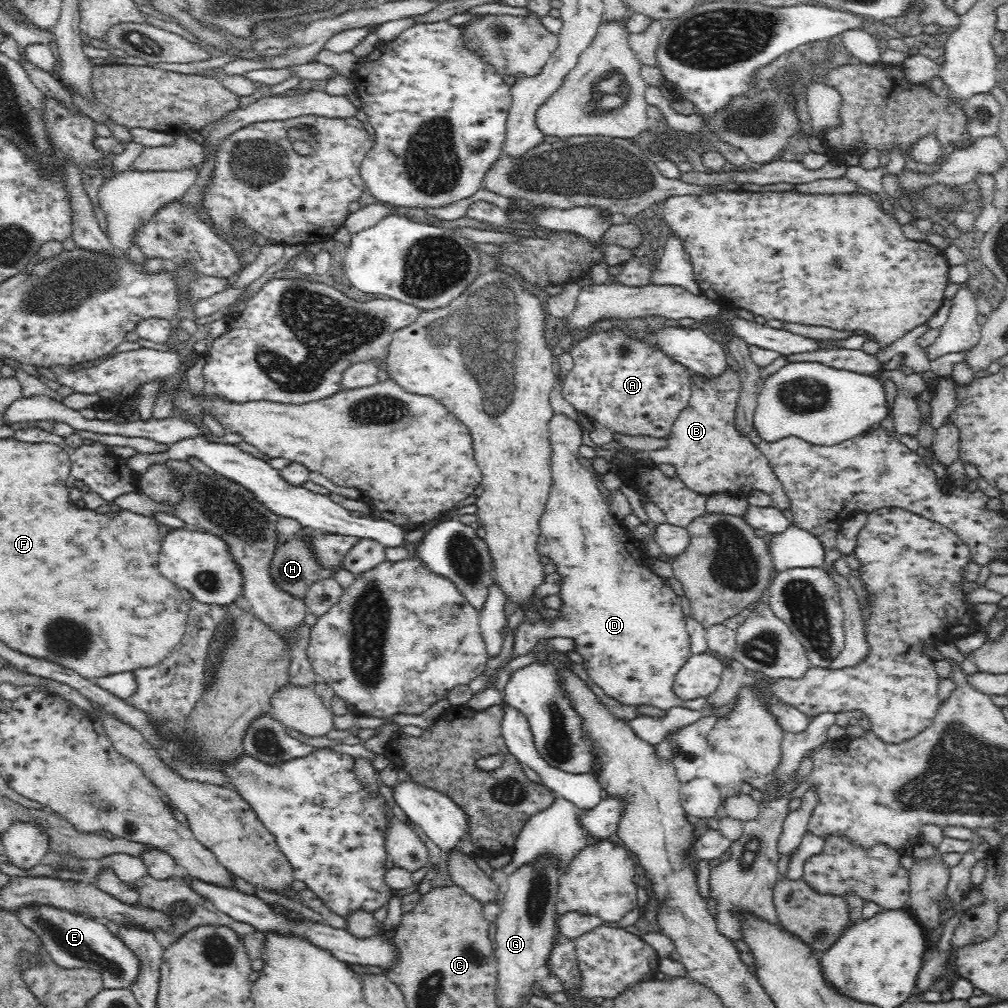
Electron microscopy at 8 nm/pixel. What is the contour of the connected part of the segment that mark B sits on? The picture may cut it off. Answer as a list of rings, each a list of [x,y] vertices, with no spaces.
[[[728,364],[728,366],[717,375],[714,375],[714,373],[698,373],[690,370],[687,377],[691,393],[687,398],[686,404],[673,418],[672,424],[670,424],[670,434],[665,438],[668,441],[668,444],[666,444],[666,452],[676,454],[672,466],[674,470],[678,471],[676,472],[678,477],[682,479],[682,482],[688,489],[702,496],[724,492],[746,495],[754,491],[762,491],[772,498],[776,508],[780,511],[786,510],[788,499],[786,499],[786,495],[784,495],[782,485],[778,482],[774,473],[772,473],[772,469],[770,469],[766,457],[757,450],[751,440],[746,438],[744,432],[740,430],[738,422],[736,422],[734,406],[736,406],[738,390],[740,390],[740,386],[742,386],[738,373],[732,370]]]

